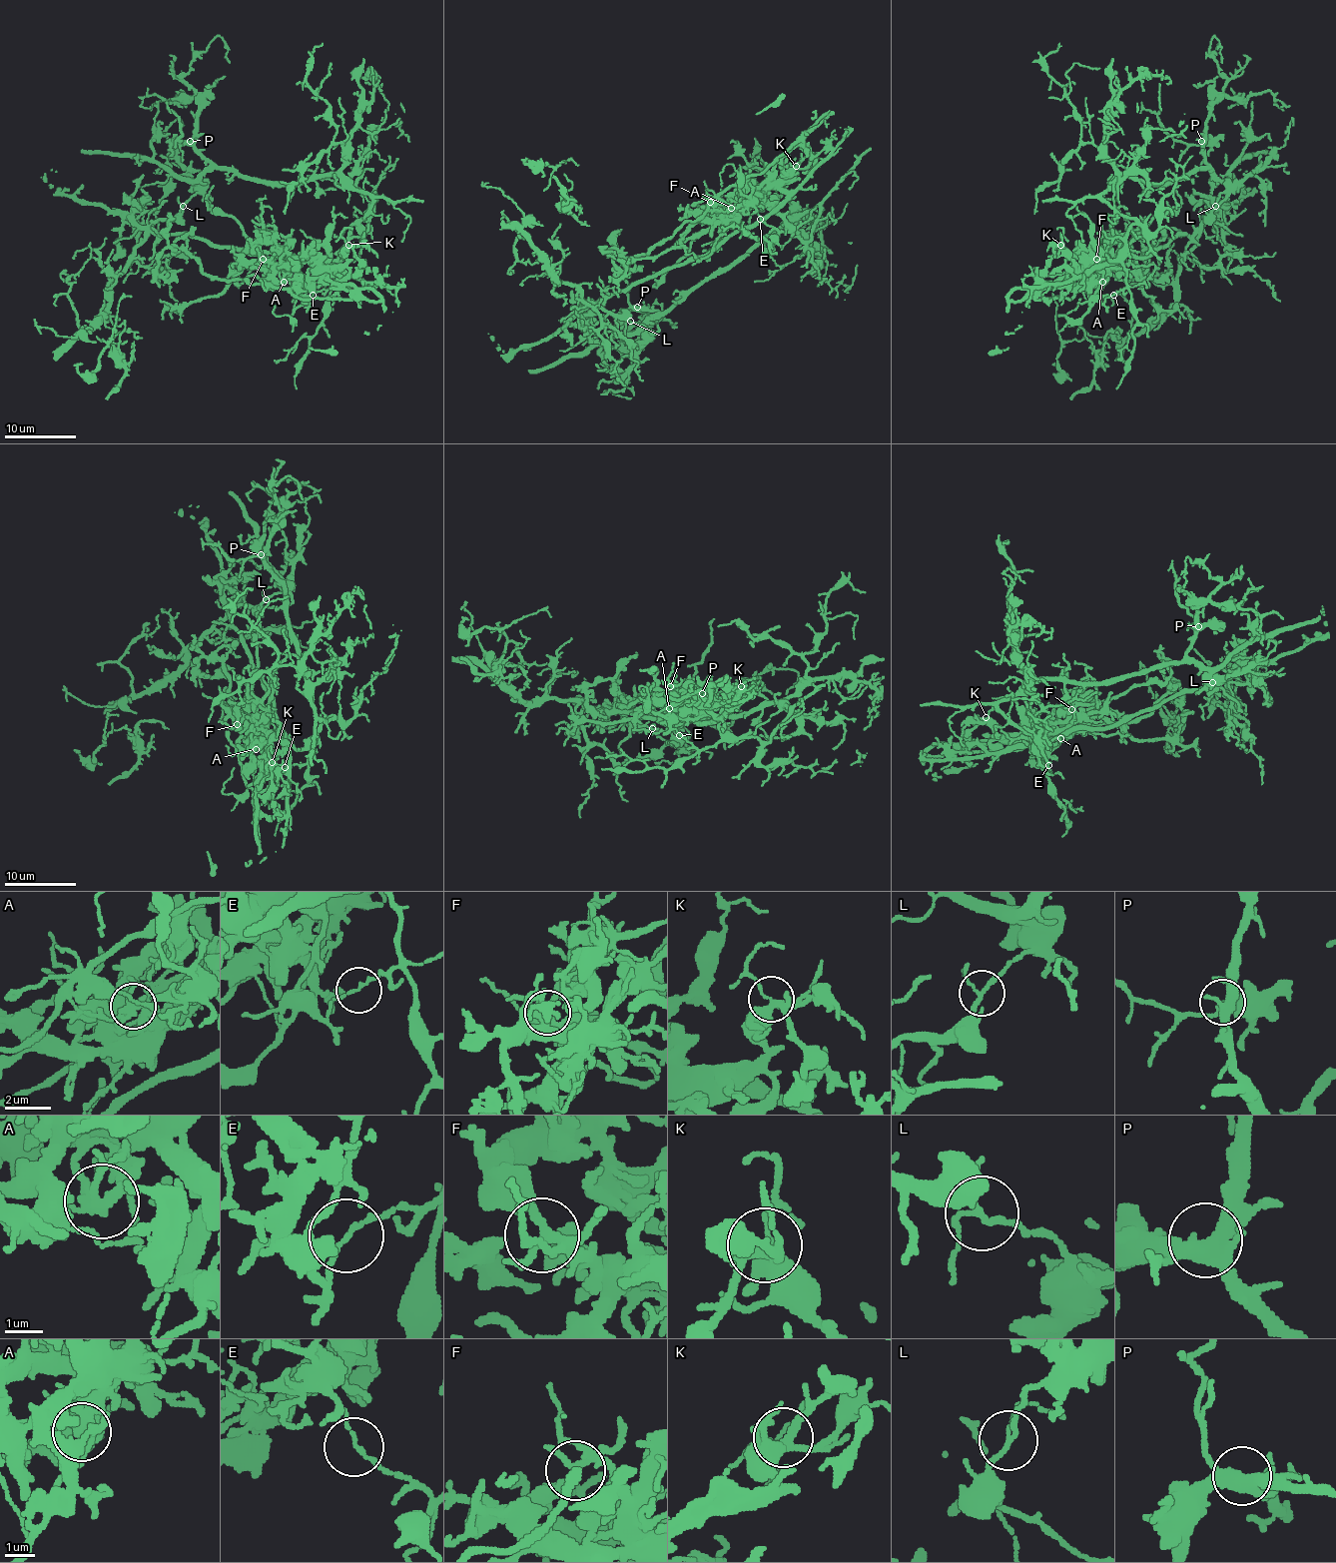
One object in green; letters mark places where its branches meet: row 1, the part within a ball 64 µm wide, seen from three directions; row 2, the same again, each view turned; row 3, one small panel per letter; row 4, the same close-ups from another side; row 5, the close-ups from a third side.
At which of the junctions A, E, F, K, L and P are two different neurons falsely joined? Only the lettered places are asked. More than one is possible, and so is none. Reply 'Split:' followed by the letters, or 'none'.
Split: A, E, L

